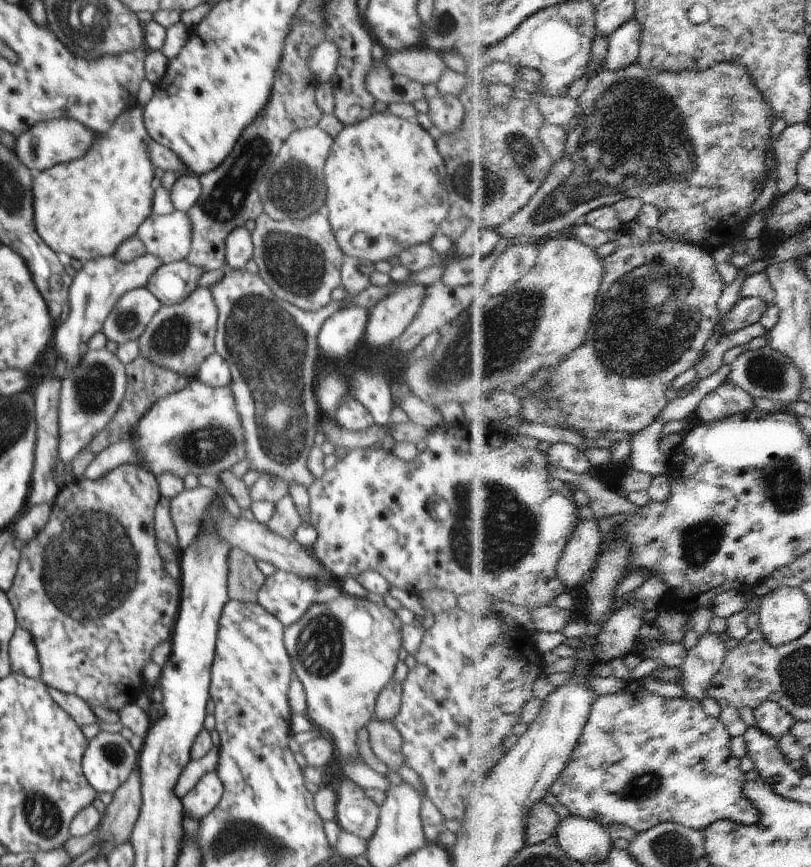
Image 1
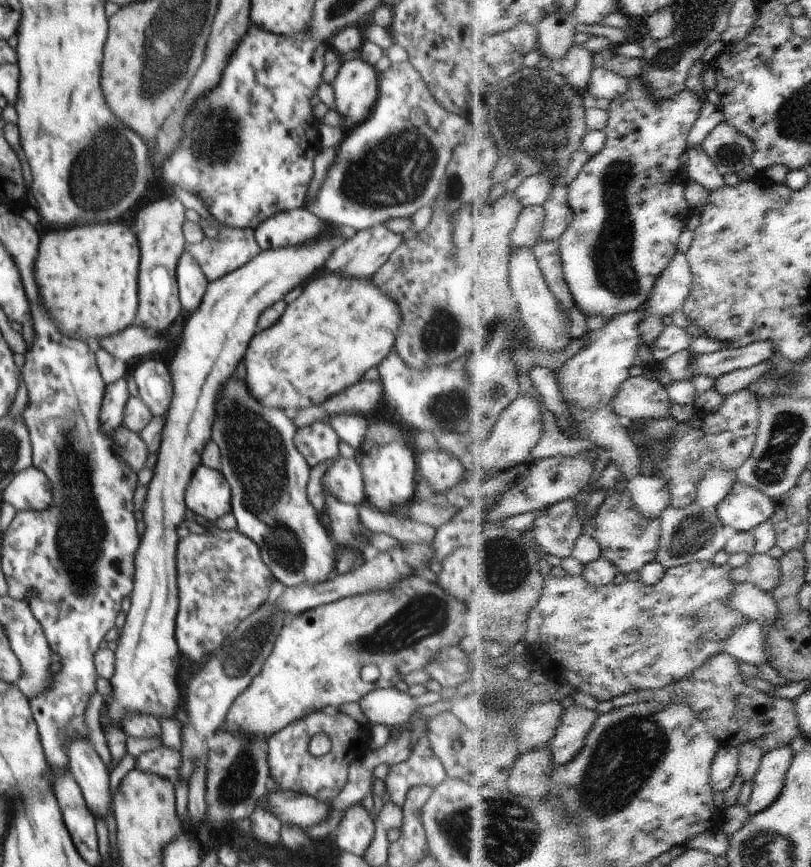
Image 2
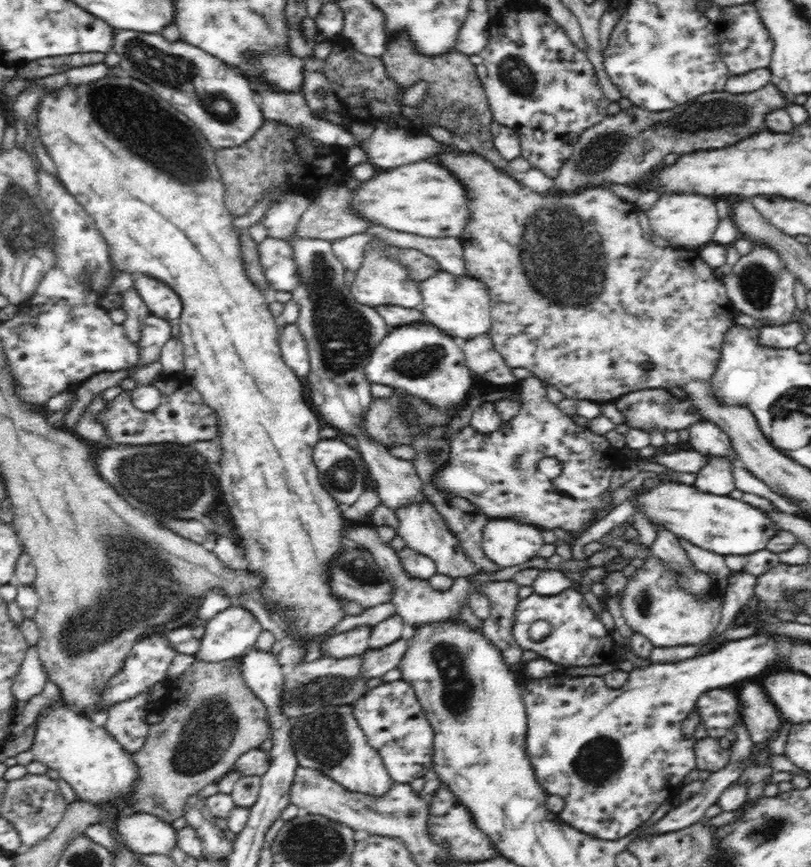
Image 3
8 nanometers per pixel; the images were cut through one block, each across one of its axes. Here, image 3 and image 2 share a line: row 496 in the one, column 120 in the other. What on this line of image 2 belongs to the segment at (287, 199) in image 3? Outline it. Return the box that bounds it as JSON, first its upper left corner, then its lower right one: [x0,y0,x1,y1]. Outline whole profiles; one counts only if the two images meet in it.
[100,379,130,435]

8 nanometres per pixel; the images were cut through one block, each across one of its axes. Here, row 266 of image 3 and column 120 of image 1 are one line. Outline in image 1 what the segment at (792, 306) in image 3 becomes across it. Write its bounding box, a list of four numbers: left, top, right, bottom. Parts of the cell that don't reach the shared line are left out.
[81,730,139,794]

